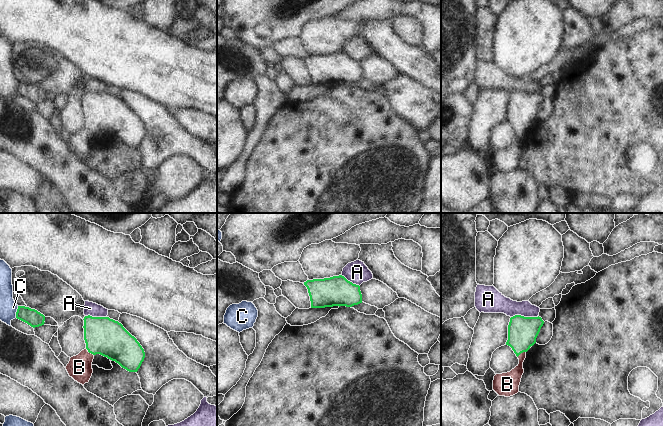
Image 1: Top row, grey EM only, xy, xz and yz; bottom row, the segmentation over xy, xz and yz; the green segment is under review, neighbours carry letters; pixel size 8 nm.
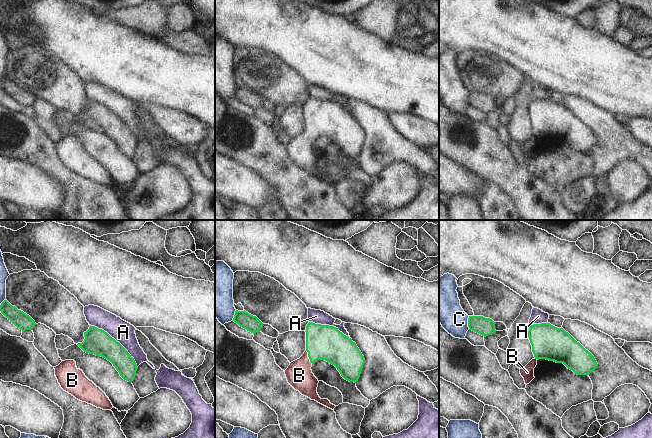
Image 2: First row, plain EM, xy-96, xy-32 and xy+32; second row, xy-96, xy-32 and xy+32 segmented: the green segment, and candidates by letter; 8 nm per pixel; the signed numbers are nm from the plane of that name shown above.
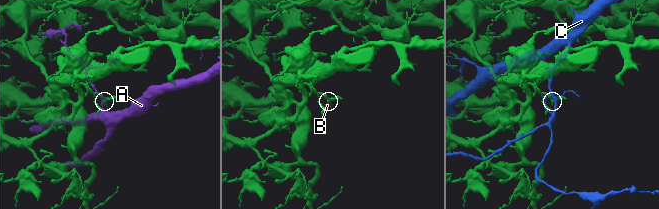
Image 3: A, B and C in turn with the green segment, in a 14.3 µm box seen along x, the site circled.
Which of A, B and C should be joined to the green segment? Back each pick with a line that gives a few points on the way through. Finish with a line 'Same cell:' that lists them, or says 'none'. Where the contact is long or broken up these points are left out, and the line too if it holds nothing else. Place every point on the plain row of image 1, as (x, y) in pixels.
B: Path across: xy (107, 113), (104, 113), (89, 128), (79, 143)
Same cell: B

